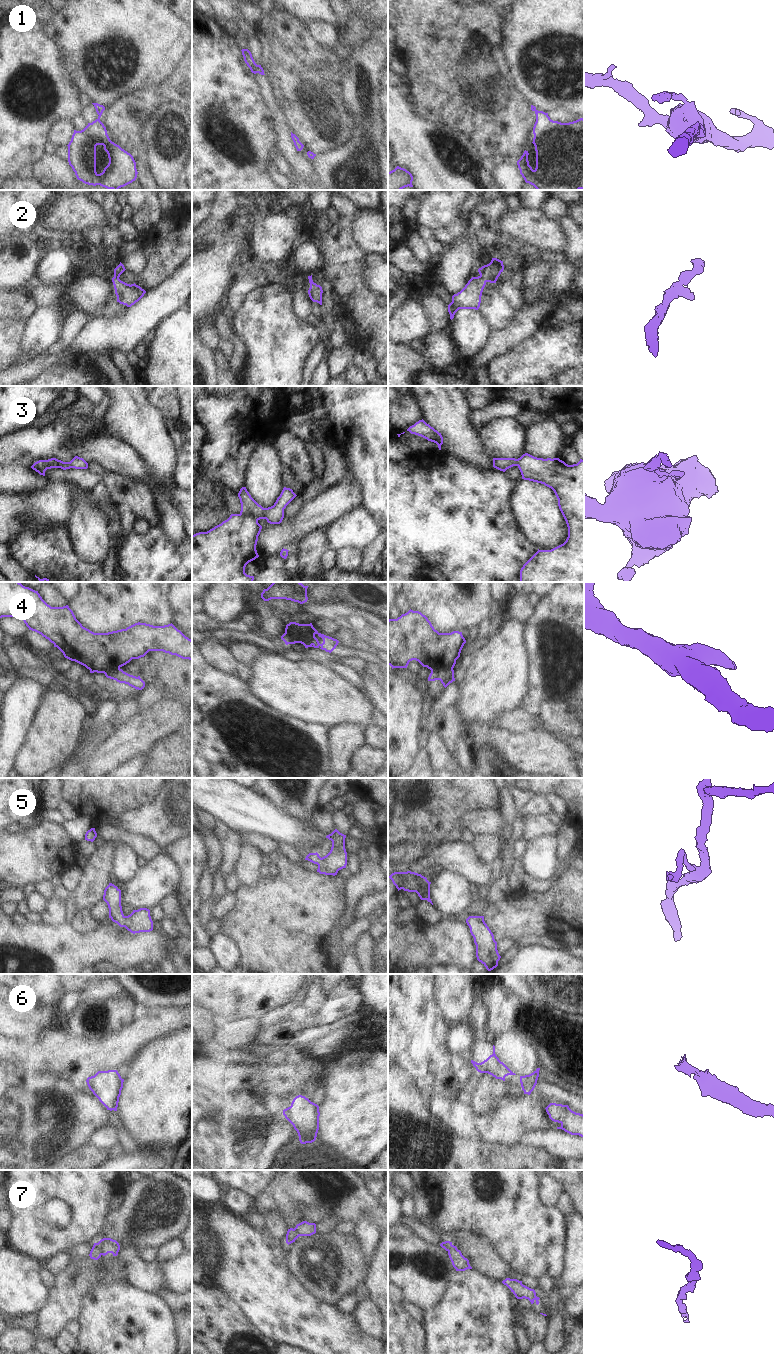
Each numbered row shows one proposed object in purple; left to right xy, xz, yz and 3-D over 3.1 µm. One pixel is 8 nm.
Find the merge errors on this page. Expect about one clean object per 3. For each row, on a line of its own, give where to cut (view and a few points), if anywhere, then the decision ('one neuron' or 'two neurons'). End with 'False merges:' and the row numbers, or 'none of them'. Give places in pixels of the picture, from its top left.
1: no cut | one neuron
2: no cut | one neuron
3: xz (240, 513), (246, 516), (253, 516), (257, 520) | two neurons
4: yz (452, 668), (433, 669), (431, 671) | two neurons
5: no cut | one neuron
6: no cut | one neuron
7: xy (96, 1243), (102, 1254) | two neurons
False merges: 3, 4, 7

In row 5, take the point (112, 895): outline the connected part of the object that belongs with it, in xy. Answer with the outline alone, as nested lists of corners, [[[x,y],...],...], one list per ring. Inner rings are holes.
[[[112,883],[104,890],[103,900],[109,908],[109,918],[120,927],[125,927],[131,933],[150,932],[153,930],[153,921],[150,910],[140,908],[125,916],[121,906],[121,890]]]

